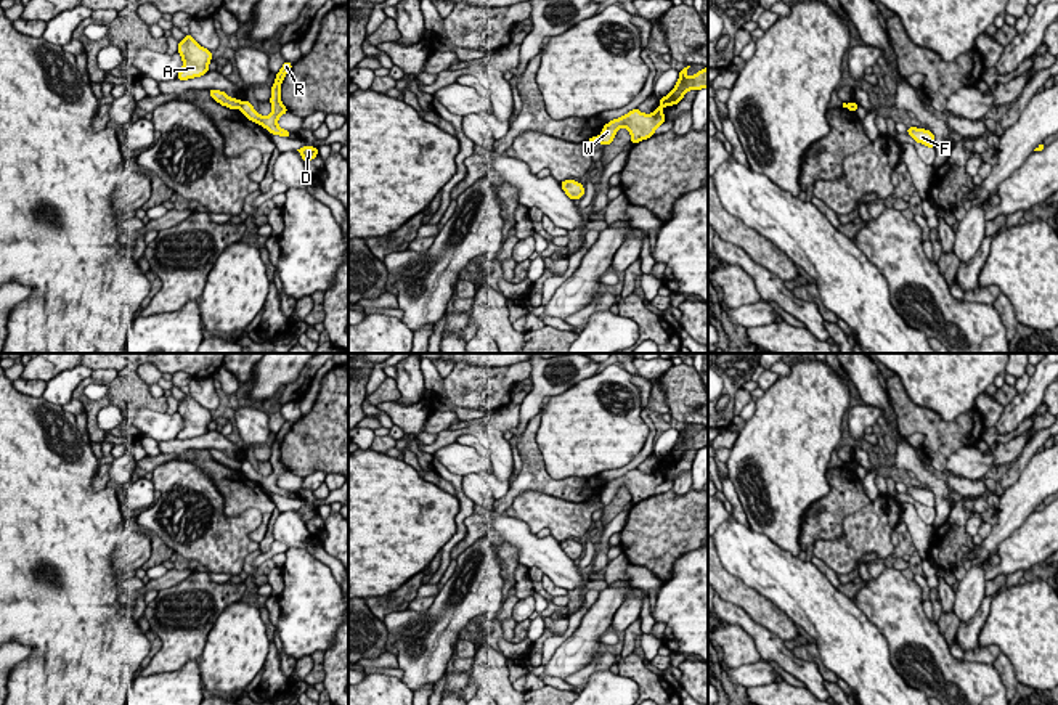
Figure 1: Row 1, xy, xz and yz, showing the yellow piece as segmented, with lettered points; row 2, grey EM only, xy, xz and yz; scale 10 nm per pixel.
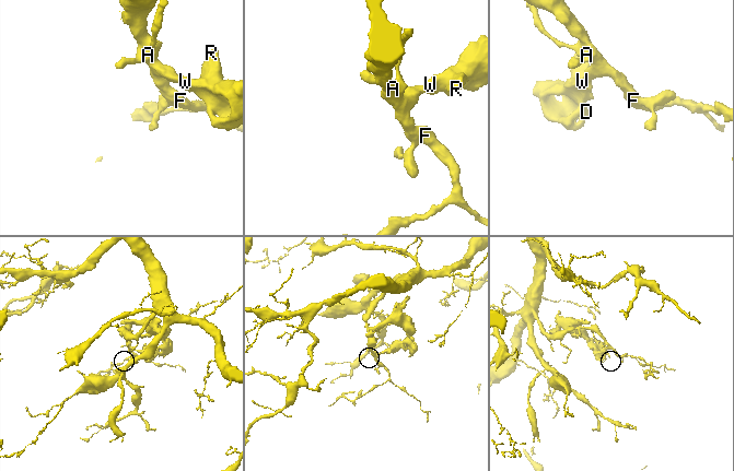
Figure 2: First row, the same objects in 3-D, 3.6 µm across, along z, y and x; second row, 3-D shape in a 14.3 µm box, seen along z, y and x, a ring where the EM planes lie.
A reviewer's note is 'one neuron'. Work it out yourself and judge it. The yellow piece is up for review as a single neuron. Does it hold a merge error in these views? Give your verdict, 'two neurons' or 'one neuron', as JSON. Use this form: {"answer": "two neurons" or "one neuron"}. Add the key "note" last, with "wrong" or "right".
{"answer": "two neurons", "note": "wrong"}

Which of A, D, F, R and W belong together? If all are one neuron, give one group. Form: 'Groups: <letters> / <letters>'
Groups: A F / D R W

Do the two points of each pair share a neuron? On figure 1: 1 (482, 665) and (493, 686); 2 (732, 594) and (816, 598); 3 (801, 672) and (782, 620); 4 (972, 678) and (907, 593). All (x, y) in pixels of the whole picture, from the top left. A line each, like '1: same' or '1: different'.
1: same
2: different
3: different
4: same

